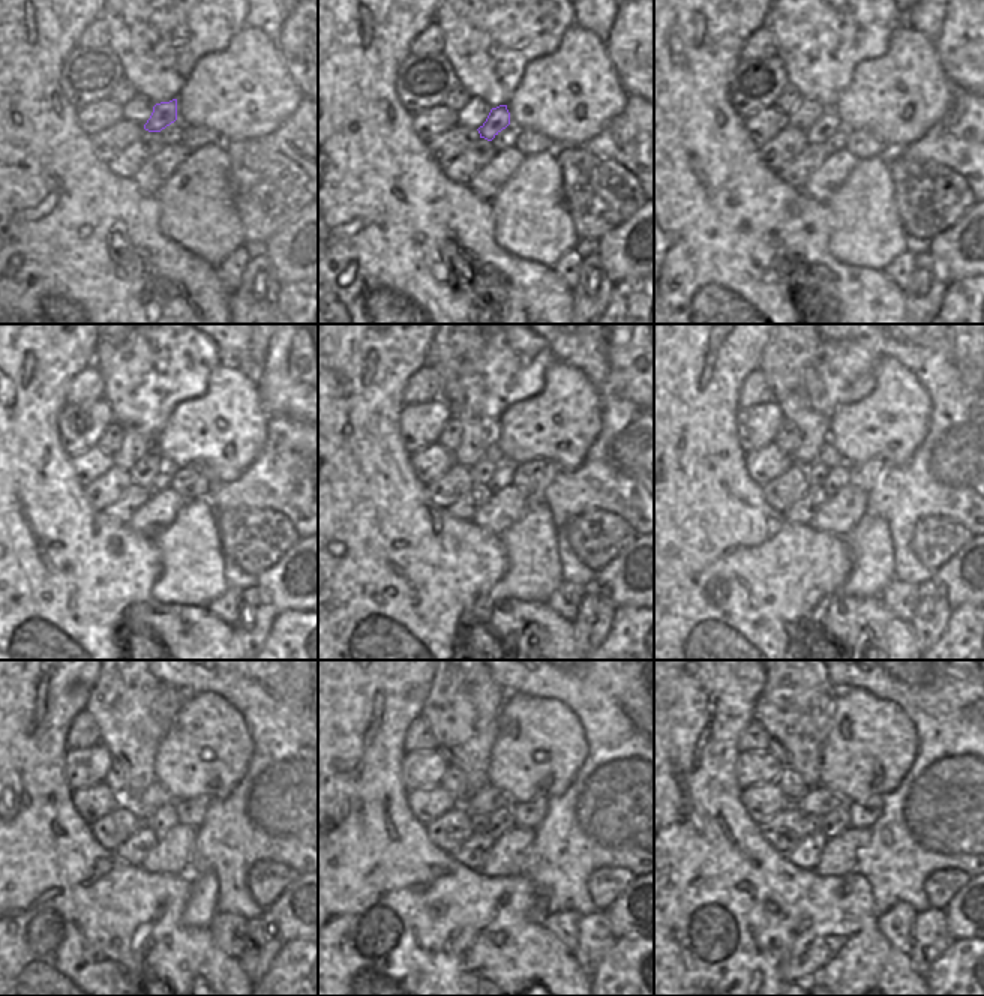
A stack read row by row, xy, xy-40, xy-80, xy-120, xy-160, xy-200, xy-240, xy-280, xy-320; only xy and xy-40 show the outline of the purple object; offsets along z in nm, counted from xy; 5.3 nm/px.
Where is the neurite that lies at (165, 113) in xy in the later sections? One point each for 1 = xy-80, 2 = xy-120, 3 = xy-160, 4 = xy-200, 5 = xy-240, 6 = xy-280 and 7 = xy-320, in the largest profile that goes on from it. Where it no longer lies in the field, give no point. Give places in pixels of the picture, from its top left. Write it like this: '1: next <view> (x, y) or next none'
1: next xy-80 (827, 125)
2: next xy-120 (147, 467)
3: next xy-160 (482, 471)
4: next xy-200 (816, 473)
5: next xy-240 (143, 813)
6: next xy-280 (477, 819)
7: next xy-320 (812, 824)

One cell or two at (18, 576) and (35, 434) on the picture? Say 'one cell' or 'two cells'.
one cell

